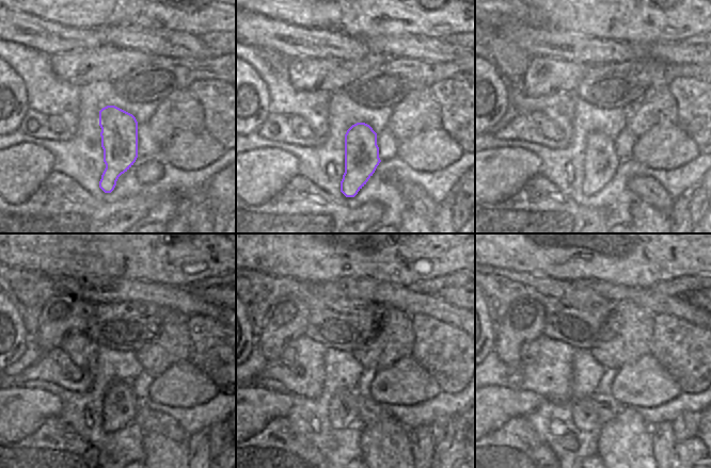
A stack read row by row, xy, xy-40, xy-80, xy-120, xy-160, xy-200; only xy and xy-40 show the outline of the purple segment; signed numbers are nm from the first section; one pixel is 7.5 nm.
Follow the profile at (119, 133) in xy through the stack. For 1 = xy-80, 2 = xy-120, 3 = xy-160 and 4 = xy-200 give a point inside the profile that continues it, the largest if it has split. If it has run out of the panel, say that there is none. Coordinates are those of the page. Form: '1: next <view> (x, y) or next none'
1: next xy-80 (600, 161)
2: next xy-120 (121, 404)
3: next xy-160 (344, 414)
4: next xy-200 (583, 416)

